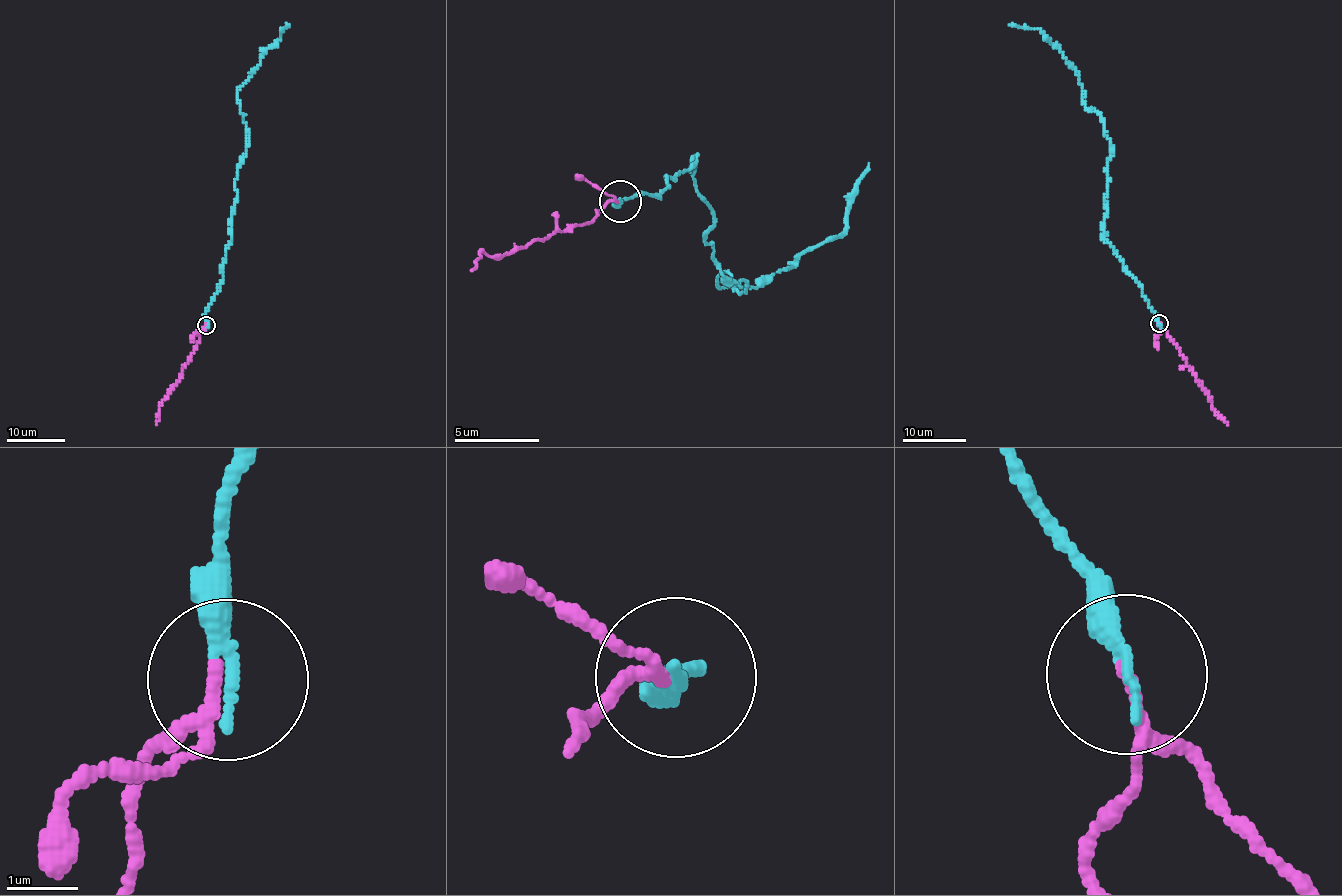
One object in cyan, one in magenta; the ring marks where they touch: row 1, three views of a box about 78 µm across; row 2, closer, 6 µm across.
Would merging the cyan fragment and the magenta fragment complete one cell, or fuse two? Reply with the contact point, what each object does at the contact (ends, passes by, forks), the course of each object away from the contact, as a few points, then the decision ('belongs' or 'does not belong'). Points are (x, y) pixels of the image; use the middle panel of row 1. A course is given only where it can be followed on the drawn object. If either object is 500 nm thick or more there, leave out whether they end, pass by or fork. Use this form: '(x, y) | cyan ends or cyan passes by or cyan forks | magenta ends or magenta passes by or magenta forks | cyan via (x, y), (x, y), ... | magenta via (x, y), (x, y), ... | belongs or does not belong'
(620, 201) | cyan ends | magenta passes by | cyan via (619, 200), (698, 155), (704, 241), (748, 296), (719, 272), (749, 290), (797, 264), (844, 228), (869, 160) | magenta via (619, 200), (597, 211), (593, 220), (502, 256), (485, 252), (472, 270) | belongs

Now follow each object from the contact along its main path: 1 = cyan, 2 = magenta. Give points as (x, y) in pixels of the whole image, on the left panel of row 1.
1: (206, 324), (206, 309), (222, 279), (232, 235), (236, 165), (248, 145), (237, 89), (288, 24)
2: (206, 324), (182, 377), (161, 402), (157, 424)

